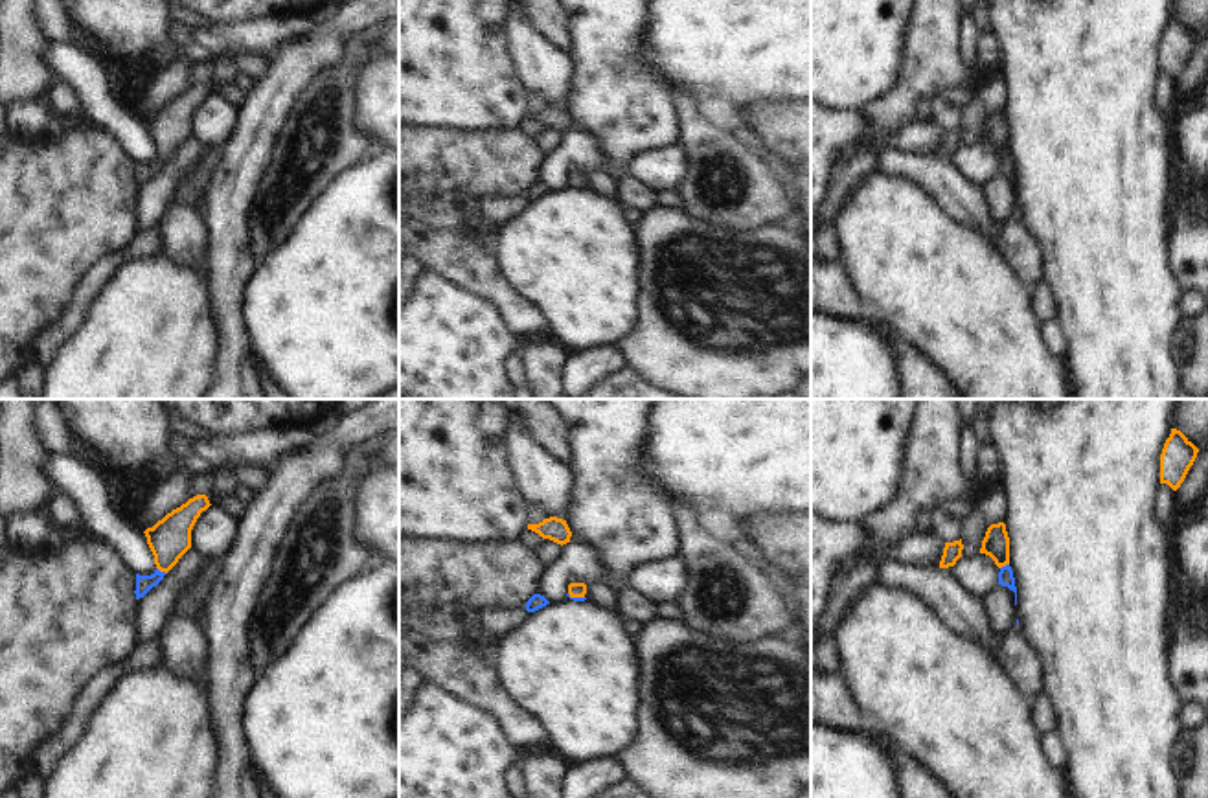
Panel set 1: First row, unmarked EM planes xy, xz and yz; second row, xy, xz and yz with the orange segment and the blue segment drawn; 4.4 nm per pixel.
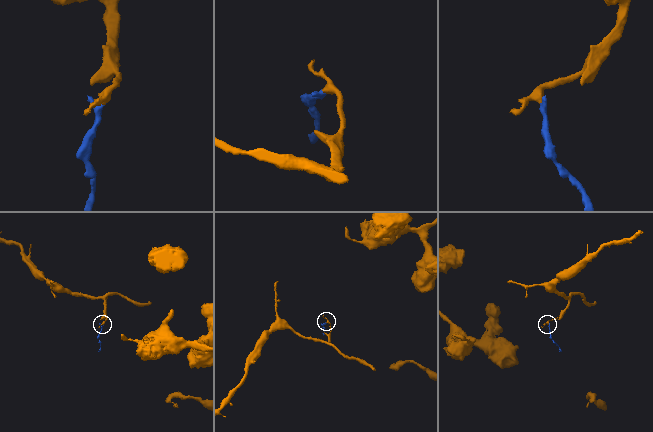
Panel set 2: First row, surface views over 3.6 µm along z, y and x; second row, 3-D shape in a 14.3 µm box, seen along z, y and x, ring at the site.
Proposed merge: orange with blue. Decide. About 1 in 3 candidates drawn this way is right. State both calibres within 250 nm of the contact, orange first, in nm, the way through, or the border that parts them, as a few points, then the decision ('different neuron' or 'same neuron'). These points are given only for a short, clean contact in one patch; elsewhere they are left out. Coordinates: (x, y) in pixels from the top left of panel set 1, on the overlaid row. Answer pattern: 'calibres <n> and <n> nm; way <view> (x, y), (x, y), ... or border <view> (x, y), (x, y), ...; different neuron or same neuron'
calibres 180 and 80 nm; way xy (170, 539), (162, 570), (144, 583); same neuron

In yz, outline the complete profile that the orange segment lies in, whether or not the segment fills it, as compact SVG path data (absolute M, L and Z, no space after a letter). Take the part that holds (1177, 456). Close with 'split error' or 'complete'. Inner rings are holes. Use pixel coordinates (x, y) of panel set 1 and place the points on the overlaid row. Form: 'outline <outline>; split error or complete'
outline M1171 428L1160 454L1160 484L1168 484L1173 491L1180 487L1199 449L1177 428Z; complete

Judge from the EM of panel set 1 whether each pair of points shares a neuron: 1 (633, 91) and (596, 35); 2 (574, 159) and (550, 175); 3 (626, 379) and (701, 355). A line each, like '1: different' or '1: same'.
1: same
2: same
3: different

